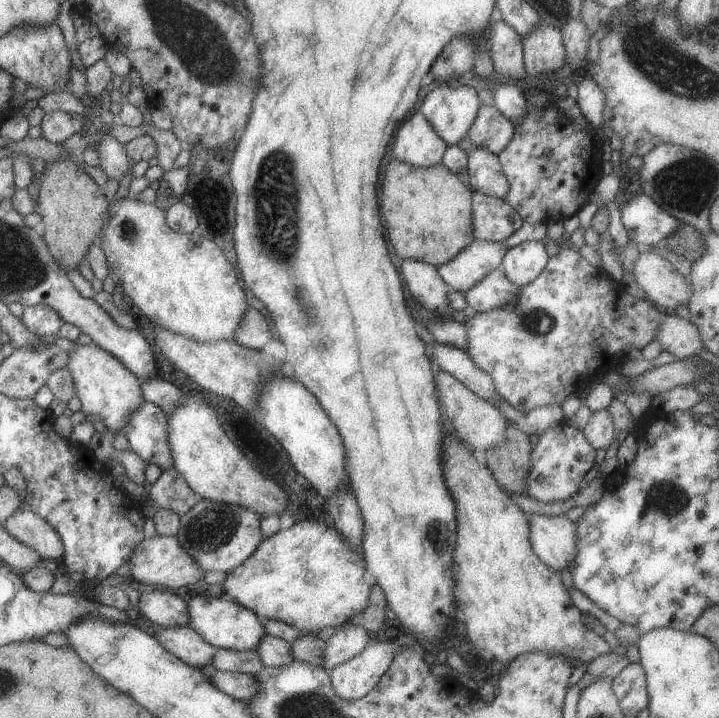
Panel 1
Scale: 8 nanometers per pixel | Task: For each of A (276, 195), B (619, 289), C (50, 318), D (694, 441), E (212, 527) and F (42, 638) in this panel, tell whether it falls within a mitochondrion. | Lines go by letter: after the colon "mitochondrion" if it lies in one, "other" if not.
A: mitochondrion
B: other
C: other
D: other
E: mitochondrion
F: other

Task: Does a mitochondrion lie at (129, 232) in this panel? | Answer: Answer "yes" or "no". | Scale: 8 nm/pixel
yes

